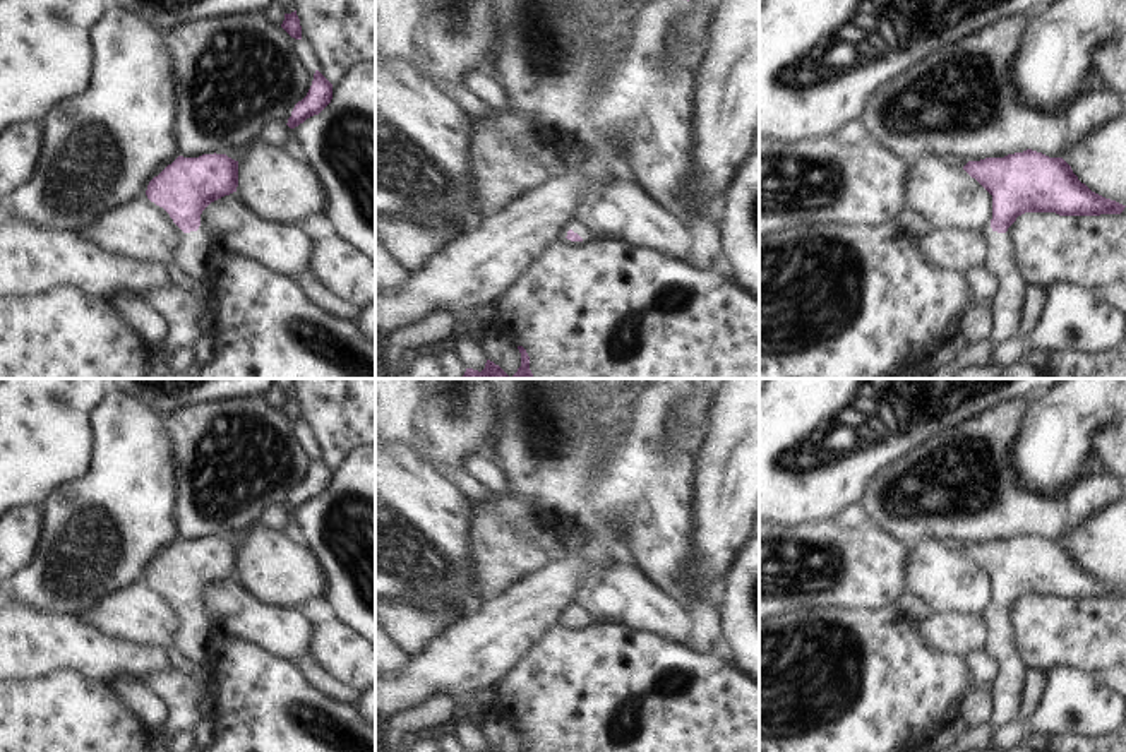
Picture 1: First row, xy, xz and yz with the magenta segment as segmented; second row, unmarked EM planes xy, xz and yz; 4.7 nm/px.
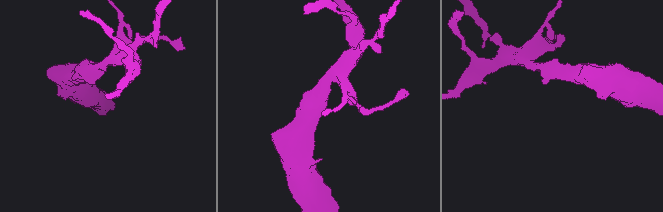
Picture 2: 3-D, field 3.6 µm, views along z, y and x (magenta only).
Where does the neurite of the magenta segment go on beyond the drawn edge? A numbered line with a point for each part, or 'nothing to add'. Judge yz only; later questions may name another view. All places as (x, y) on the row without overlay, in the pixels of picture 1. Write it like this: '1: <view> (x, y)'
1: yz (1006, 691)

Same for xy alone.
1: xy (196, 638)

